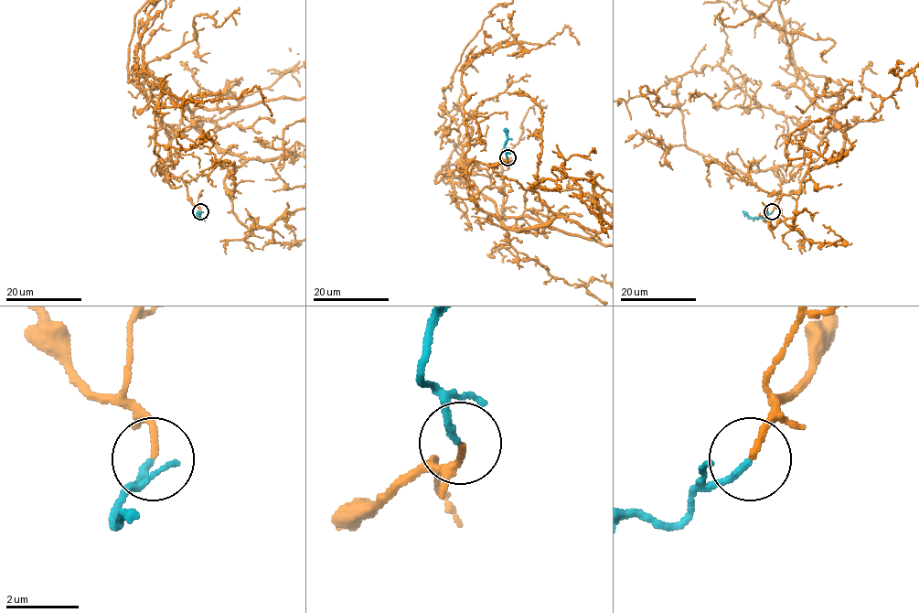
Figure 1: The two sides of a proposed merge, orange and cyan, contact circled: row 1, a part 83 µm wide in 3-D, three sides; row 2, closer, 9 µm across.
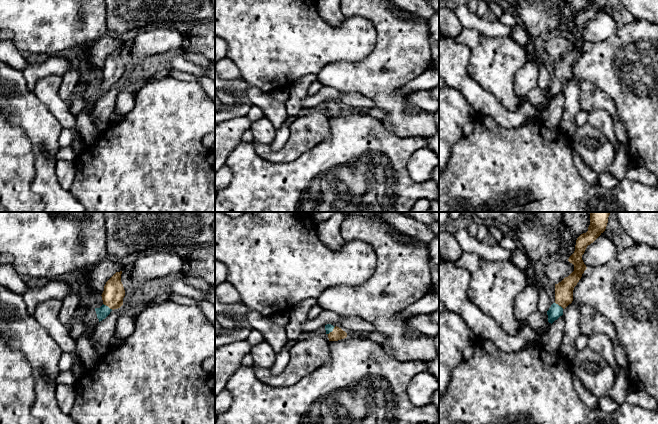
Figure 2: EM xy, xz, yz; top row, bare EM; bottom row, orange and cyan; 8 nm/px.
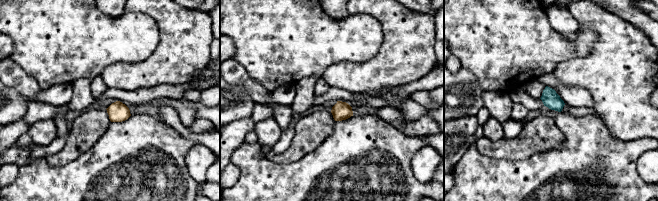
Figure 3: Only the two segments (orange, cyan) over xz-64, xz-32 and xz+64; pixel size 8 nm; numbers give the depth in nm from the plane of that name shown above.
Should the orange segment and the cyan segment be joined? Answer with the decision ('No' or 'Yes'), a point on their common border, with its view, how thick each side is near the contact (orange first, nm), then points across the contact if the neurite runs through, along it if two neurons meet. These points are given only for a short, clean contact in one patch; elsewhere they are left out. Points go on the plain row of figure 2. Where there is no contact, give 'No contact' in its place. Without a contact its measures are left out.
Yes. Touches orange at xz (332, 107). Thickness 100 nm (orange) against 70 nm. Path across: xz (337, 110), (332, 107), (329, 104)

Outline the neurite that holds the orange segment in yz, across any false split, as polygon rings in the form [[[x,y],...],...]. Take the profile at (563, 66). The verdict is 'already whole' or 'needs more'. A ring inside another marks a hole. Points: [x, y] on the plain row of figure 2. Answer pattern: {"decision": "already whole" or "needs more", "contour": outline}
{"decision": "needs more", "contour": [[[590,0],[588,7],[581,10],[575,21],[574,29],[568,37],[574,41],[574,47],[561,58],[555,60],[555,78],[547,87],[548,98],[553,99],[563,91],[563,86],[573,77],[573,66],[587,45],[582,36],[588,21],[593,19],[606,5],[607,0]]]}

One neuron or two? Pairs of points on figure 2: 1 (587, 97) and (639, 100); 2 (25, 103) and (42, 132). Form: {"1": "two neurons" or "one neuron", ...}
{"1": "two neurons", "2": "one neuron"}

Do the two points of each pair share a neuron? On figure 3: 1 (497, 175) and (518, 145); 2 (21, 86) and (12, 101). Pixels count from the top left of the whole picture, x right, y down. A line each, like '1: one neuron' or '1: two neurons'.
1: two neurons
2: two neurons

